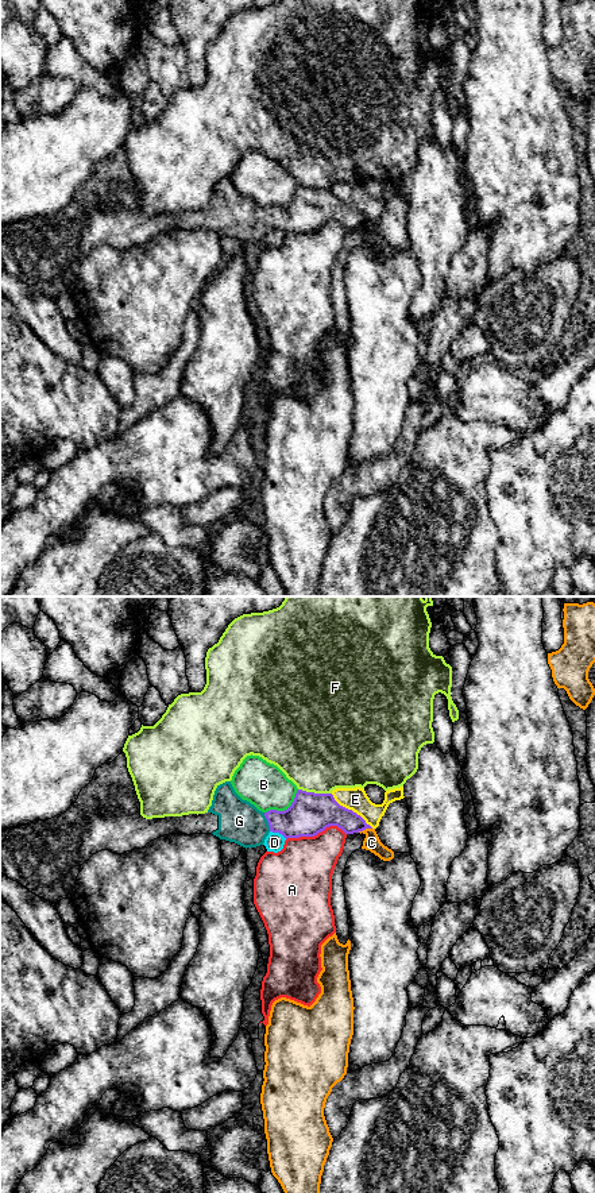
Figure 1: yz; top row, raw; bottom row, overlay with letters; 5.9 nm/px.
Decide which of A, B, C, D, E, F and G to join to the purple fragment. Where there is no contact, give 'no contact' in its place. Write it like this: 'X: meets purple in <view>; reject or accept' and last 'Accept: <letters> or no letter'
A: meets purple in yz; reject
B: meets purple in yz; reject
C: meets purple in yz; reject
D: meets purple in yz; reject
E: meets purple in yz; reject
F: meets purple in yz; reject
G: meets purple in yz; accept
Accept: G

